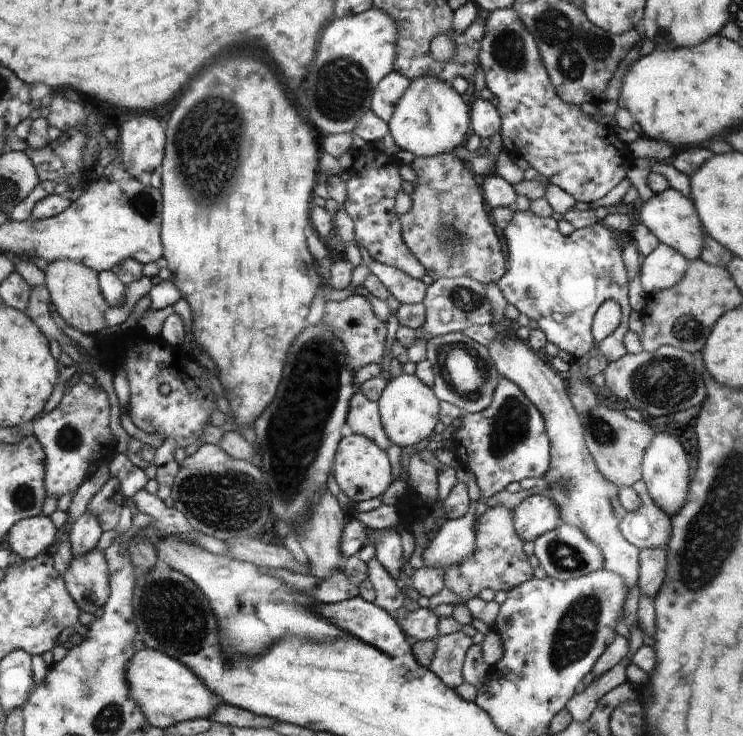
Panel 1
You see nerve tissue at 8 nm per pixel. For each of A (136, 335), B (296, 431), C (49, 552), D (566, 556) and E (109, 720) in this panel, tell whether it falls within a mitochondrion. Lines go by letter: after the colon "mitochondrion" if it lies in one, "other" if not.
A: other
B: mitochondrion
C: other
D: mitochondrion
E: mitochondrion

